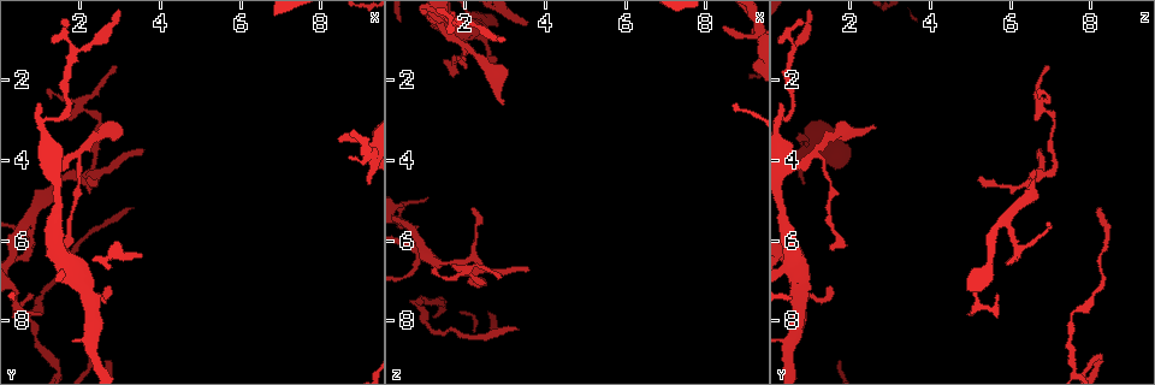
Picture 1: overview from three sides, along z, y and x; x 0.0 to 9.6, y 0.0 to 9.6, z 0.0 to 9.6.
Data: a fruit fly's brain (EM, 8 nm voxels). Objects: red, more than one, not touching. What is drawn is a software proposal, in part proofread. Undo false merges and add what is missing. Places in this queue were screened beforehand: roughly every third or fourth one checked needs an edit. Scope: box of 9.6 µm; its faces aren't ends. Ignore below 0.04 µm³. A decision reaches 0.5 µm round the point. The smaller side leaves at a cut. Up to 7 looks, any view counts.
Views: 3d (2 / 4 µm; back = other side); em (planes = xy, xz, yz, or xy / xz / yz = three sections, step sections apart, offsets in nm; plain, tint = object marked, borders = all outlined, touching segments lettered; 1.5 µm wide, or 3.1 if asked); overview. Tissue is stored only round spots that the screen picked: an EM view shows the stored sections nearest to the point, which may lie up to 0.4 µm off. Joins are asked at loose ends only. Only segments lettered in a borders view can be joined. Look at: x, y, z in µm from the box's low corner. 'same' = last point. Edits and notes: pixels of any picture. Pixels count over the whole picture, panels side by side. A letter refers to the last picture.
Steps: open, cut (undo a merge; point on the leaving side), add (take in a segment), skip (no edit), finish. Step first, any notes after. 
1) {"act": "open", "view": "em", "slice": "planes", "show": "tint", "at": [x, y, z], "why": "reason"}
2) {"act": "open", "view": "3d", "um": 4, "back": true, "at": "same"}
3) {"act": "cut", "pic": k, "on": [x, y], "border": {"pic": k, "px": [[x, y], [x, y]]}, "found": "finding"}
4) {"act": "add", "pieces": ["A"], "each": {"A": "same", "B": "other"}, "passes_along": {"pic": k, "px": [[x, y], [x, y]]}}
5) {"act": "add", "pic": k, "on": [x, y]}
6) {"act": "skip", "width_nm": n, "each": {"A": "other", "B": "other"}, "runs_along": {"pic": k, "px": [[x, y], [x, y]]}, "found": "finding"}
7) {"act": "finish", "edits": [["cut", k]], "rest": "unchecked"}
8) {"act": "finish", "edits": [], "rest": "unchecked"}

{"act": "open", "view": "em", "slice": "xy", "step": 4, "show": "tint", "at": [0.65, 5.45, 5.85], "why": "abrupt turn"}

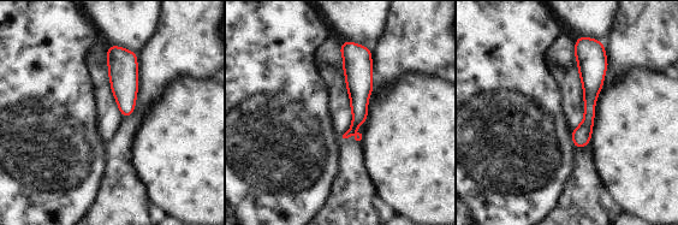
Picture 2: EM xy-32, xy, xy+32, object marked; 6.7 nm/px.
{"act": "open", "view": "em", "slice": "yz", "step": 8, "show": "borders", "at": "same", "why": "cut it another way"}

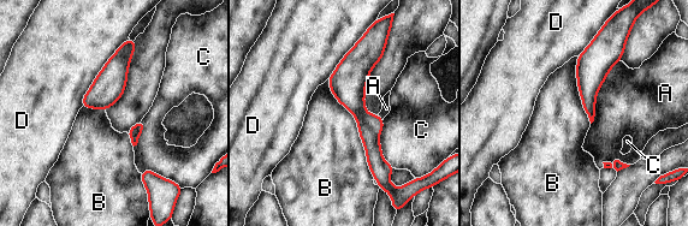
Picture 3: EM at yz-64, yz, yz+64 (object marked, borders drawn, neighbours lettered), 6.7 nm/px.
{"act": "skip", "longest_contact_nm": ["B", 600], "each": {"A": "other", "B": "other", "C": "other", "D": "other"}, "runs_along": {"pic": 3, "px": [[383, 22], [356, 65], [369, 142]]}, "found": "all the same neuron"}

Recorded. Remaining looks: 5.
{"act": "open", "view": "3d", "um": 2, "at": [2.95, 3.10, 2.60], "why": "an open end"}

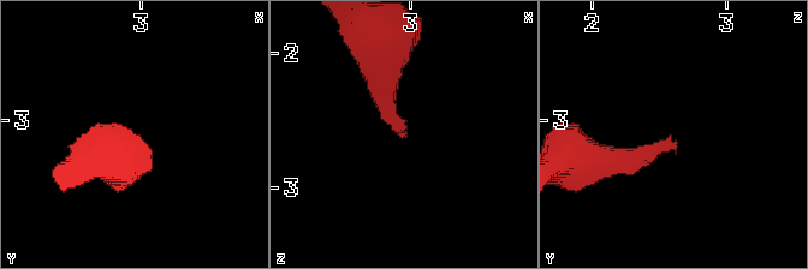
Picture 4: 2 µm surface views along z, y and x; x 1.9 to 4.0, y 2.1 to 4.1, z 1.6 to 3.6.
{"act": "open", "view": "em", "slice": "planes", "show": "tint", "at": [2.94, 3.16, 2.62]}

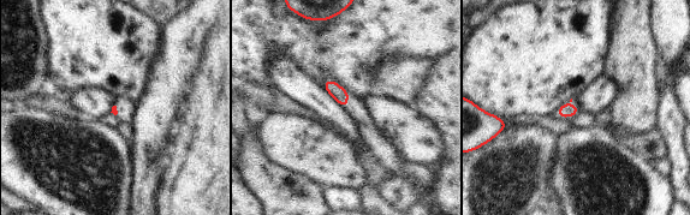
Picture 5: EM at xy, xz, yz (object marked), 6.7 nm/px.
{"act": "open", "view": "em", "slice": "planes", "show": "borders", "at": "same"}

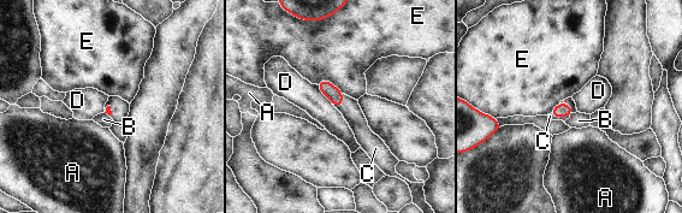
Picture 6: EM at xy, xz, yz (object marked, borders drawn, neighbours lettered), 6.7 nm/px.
{"act": "add", "pieces": ["C"], "each": {"A": "other", "B": "other", "C": "same", "D": "other", "E": "other"}, "passes_along": {"pic": 6, "px": [[334, 95], [342, 101], [350, 110]]}, "found": "the neuron continues"}

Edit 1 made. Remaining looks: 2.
{"act": "finish", "edits": [["add", 6]], "rest": "unchecked"}

